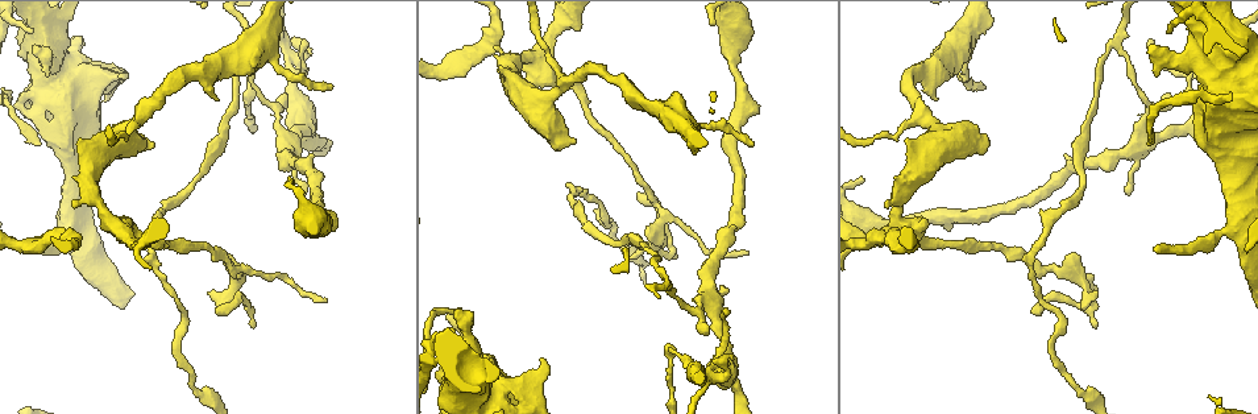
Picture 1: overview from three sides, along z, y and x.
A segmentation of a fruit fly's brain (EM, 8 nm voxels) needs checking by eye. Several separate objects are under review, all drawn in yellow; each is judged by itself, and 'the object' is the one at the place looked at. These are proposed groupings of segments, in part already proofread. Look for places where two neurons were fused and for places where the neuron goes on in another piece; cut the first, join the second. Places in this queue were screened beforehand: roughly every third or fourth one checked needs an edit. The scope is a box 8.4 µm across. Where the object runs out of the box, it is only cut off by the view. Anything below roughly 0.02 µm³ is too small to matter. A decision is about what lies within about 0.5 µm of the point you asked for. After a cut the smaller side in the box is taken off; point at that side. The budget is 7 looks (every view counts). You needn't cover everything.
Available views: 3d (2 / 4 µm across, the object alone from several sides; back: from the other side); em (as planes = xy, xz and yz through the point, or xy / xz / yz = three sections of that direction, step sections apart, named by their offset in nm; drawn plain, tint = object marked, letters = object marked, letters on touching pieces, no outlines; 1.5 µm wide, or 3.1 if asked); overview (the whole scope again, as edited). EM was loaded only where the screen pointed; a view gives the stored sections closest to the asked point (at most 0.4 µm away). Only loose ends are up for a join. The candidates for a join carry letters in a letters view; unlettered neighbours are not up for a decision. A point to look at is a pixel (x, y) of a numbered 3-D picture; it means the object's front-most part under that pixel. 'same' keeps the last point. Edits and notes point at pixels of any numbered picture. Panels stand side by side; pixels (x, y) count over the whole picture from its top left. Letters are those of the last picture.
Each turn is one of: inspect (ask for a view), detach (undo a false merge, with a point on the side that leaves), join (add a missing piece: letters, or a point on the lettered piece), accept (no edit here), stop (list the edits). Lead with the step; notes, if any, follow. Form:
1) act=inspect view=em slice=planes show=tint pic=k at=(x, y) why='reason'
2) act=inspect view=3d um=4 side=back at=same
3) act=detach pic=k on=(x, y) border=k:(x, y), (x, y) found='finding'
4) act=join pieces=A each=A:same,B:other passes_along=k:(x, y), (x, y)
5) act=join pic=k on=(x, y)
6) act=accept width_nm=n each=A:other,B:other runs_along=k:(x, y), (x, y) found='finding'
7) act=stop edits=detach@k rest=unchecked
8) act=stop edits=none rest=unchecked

act=inspect view=3d um=2 pic=1 at=(711, 24)

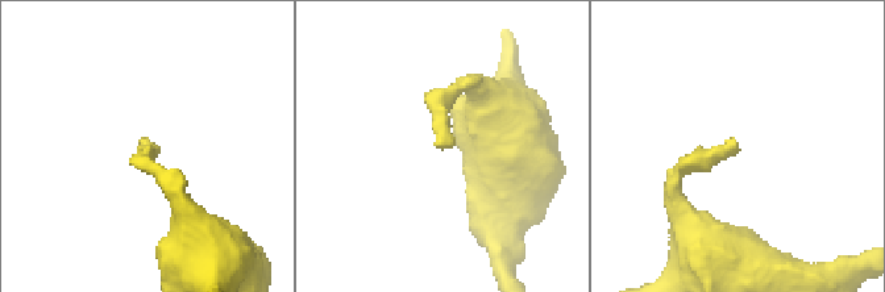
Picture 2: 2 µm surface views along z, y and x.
act=inspect view=em slice=yz step=8 show=tint pic=2 at=(141, 141) why='shape alone is not enough'

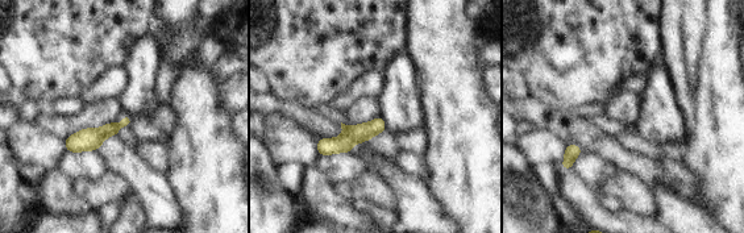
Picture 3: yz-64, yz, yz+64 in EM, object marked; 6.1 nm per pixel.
act=inspect view=em slice=yz step=8 show=letters at=same

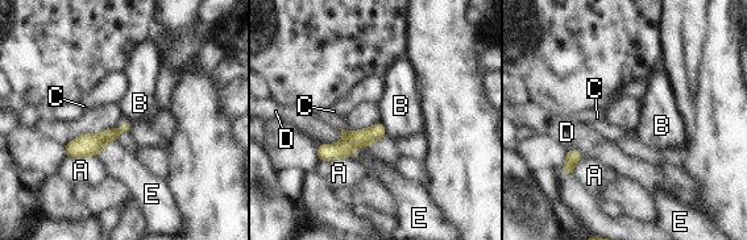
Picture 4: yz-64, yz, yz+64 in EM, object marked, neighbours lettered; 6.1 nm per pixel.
act=accept each=A:other,B:other,C:other,D:other,E:other border=4:(382, 121), (386, 133) found='no lettered piece goes on from it'

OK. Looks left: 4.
act=inspect view=em slice=yz step=8 show=tint pic=1 at=(1136, 142) why='narrows sharply'

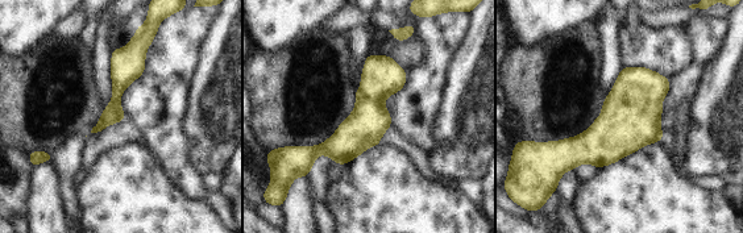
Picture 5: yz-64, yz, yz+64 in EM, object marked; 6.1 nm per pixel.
act=inspect view=em slice=xz step=8 show=letters at=same

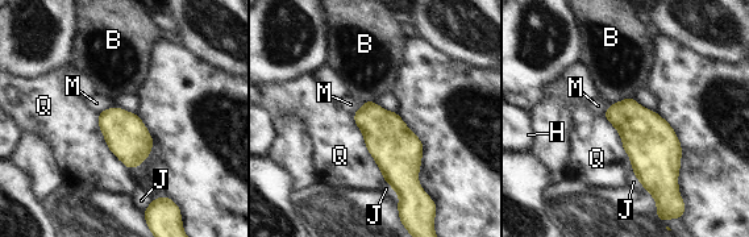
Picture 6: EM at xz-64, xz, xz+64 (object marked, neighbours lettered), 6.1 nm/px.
act=accept each=B:other,H:other,J:other,M:other,Q:other border=6:(631, 96), (610, 104) found='continuous, no second neuron'

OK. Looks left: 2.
act=inspect view=em slice=yz step=4 show=tint pic=1 at=(662, 252) why='abrupt turn'

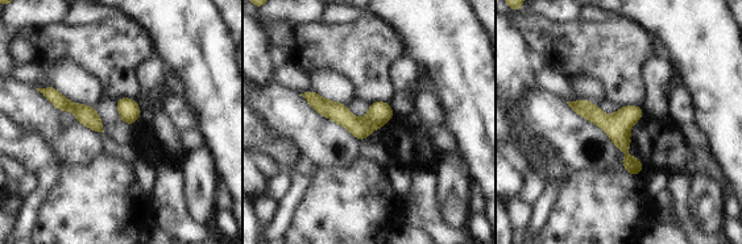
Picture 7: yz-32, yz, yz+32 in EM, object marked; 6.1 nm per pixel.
act=inspect view=em slice=yz step=4 show=letters at=same

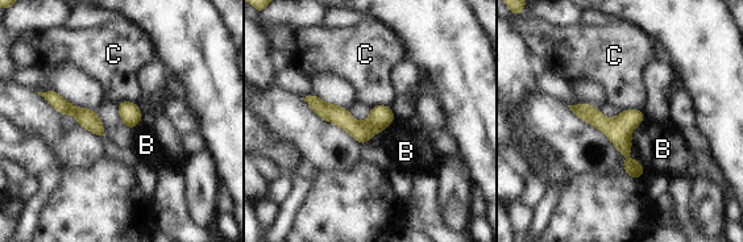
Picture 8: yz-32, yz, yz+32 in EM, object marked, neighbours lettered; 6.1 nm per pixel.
act=accept width_nm=20 longest_contact=B:240nm each=B:other,C:other found='one neuron here'

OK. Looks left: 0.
act=stop edits=none rest=unchecked

